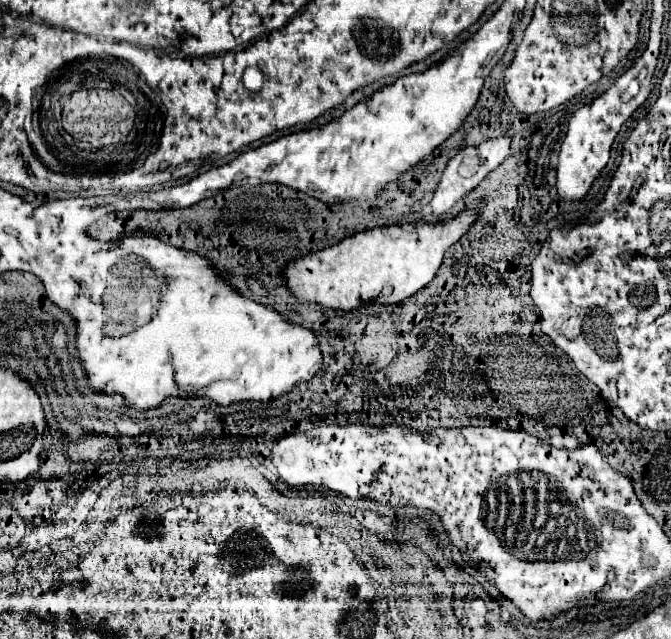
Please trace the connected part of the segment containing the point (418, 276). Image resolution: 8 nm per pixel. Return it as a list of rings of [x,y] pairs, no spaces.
[[[464,208],[460,214],[438,220],[414,220],[376,226],[344,238],[340,244],[308,254],[284,270],[286,286],[302,300],[318,302],[334,310],[354,310],[360,302],[398,304],[424,288],[442,264],[444,252],[466,234],[478,212]]]

